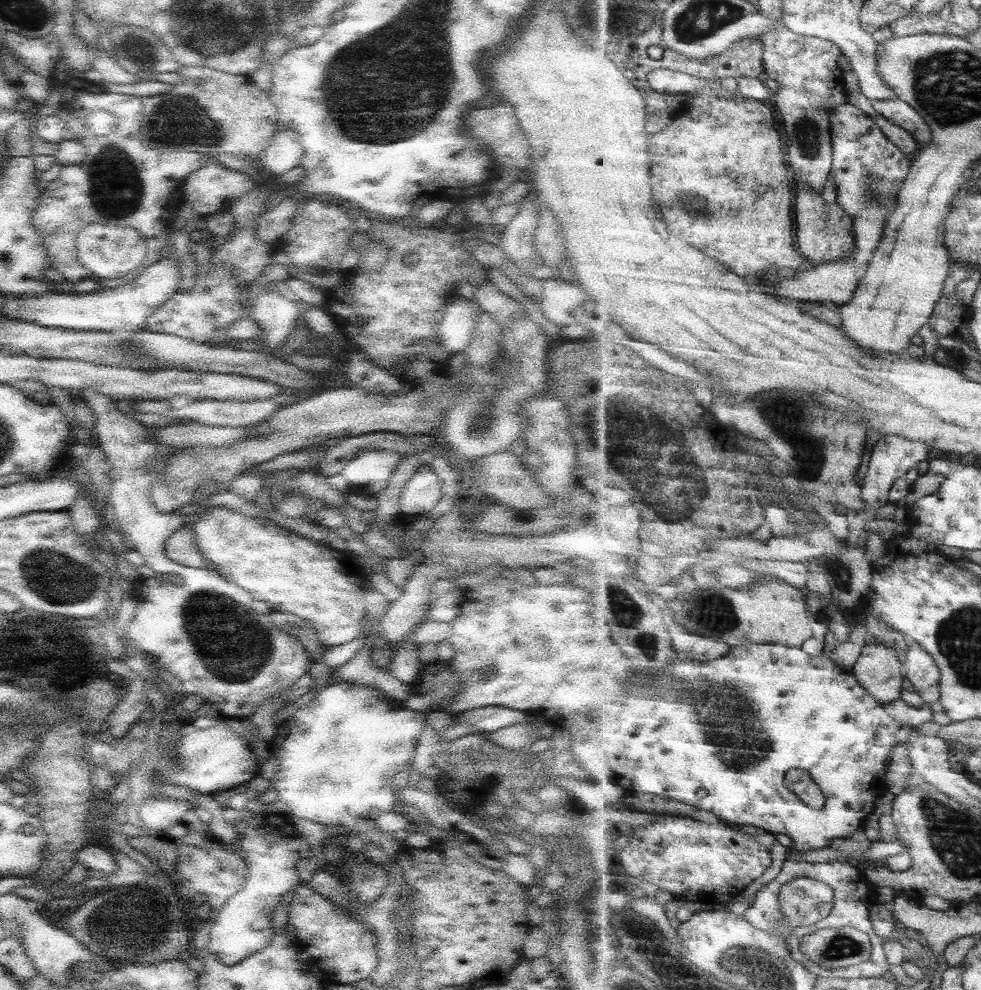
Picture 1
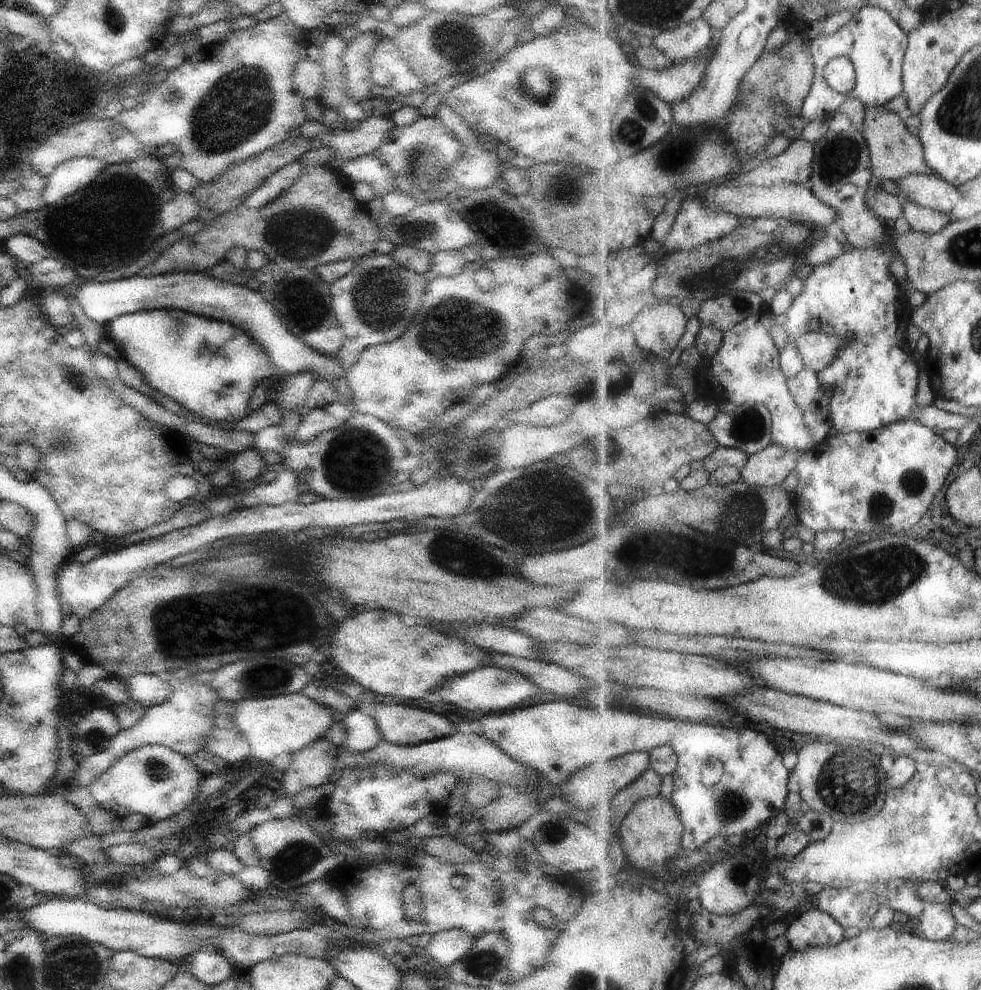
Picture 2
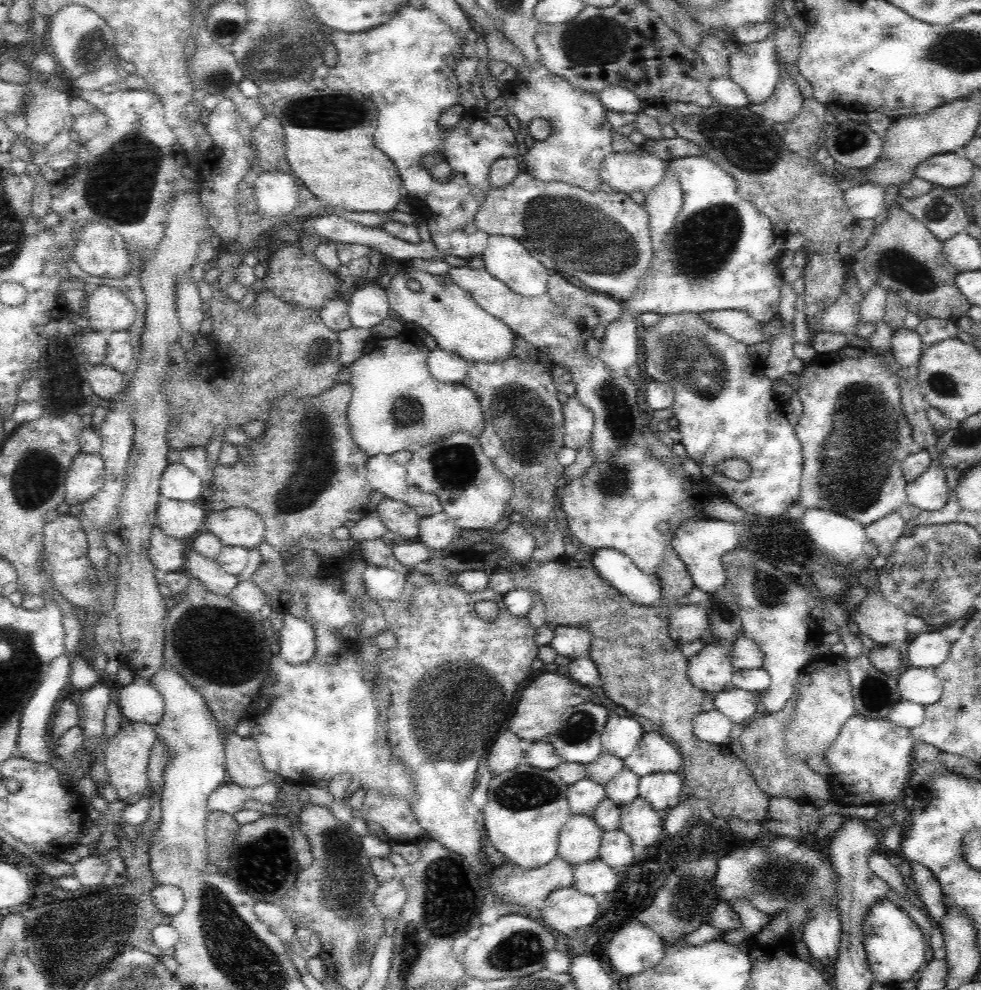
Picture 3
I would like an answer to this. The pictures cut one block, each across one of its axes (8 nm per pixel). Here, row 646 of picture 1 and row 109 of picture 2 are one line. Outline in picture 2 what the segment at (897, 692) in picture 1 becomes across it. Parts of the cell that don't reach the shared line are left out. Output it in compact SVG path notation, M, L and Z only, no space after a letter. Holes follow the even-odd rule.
M875 105L864 106L863 111L862 133L870 150L874 176L895 182L909 173L929 174L932 172L932 168L926 163L922 140L919 135L913 135L907 130L905 115L890 111L887 107Z

